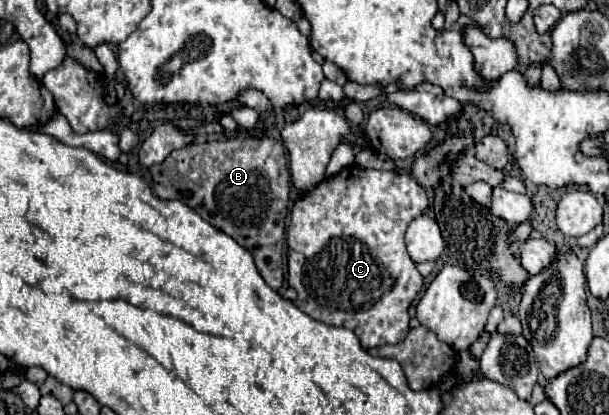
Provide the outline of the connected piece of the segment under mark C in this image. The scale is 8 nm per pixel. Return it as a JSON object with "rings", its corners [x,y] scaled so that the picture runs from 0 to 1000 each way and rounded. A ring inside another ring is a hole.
{"rings":[[[575,398],[552,427],[529,436],[522,451],[493,475],[476,518],[470,557],[473,581],[473,687],[489,706],[486,740],[512,769],[568,788],[581,798],[594,841],[650,831],[673,798],[670,740],[693,696],[696,667],[673,624],[663,561],[670,537],[693,518],[703,499],[703,475],[677,422],[650,422],[644,412],[591,407]]]}

